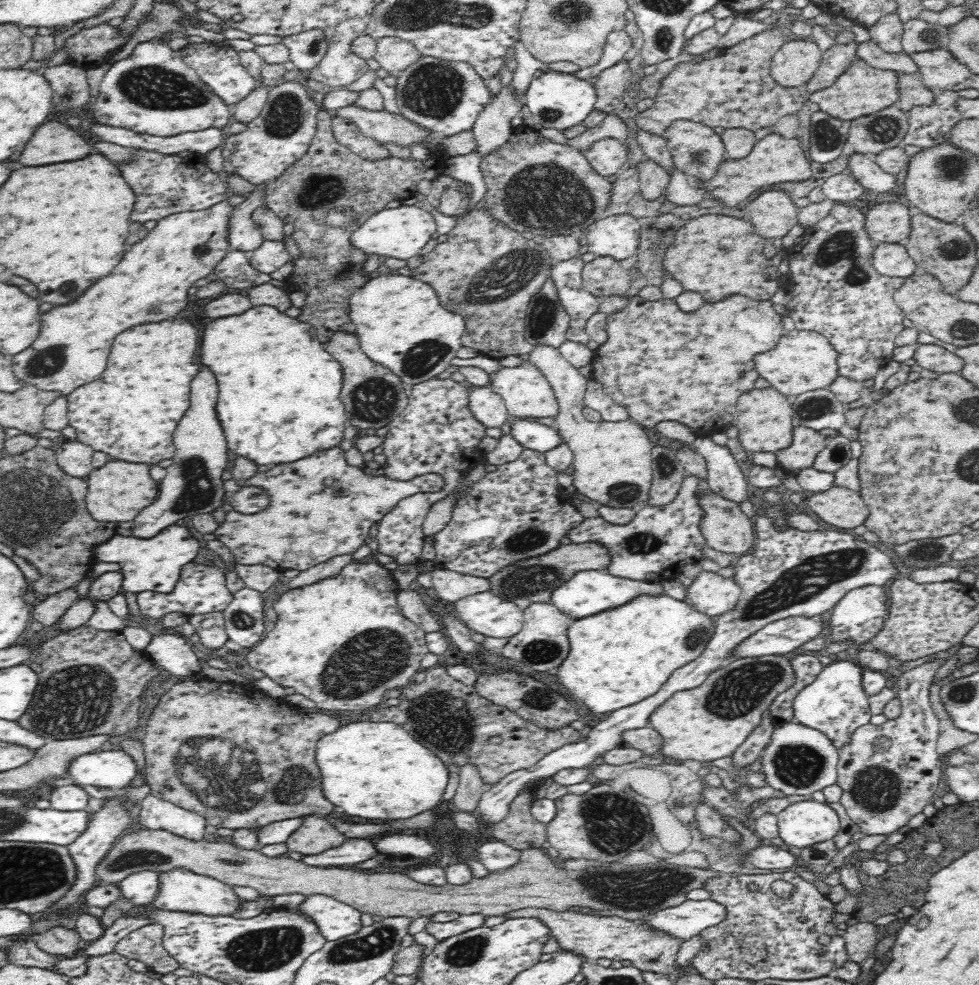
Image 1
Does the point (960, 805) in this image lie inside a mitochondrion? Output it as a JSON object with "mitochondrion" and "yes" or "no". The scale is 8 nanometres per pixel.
{"mitochondrion":"no"}

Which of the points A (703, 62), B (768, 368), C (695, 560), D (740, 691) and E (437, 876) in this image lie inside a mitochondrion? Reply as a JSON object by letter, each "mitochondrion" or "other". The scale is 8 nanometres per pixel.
{"A":"other","B":"other","C":"other","D":"mitochondrion","E":"other"}

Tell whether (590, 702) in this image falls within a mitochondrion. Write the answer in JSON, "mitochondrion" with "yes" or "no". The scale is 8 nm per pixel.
{"mitochondrion":"no"}

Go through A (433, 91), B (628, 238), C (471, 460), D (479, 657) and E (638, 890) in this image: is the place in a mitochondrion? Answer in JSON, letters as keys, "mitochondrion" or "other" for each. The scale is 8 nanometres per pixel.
{"A":"mitochondrion","B":"other","C":"other","D":"other","E":"mitochondrion"}

